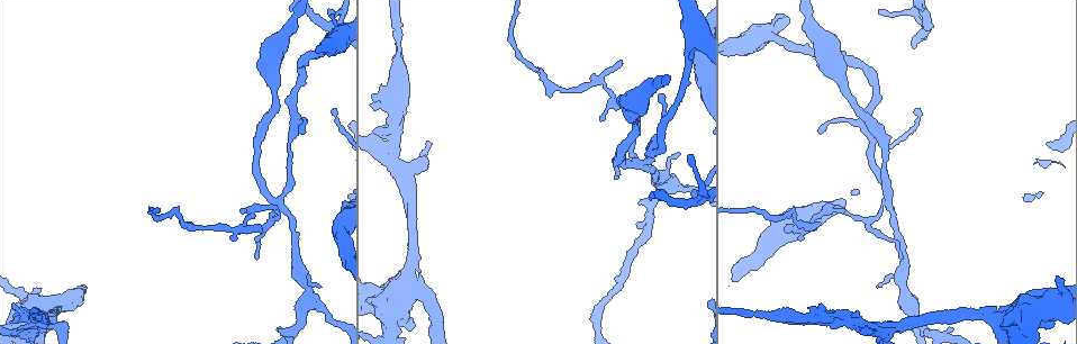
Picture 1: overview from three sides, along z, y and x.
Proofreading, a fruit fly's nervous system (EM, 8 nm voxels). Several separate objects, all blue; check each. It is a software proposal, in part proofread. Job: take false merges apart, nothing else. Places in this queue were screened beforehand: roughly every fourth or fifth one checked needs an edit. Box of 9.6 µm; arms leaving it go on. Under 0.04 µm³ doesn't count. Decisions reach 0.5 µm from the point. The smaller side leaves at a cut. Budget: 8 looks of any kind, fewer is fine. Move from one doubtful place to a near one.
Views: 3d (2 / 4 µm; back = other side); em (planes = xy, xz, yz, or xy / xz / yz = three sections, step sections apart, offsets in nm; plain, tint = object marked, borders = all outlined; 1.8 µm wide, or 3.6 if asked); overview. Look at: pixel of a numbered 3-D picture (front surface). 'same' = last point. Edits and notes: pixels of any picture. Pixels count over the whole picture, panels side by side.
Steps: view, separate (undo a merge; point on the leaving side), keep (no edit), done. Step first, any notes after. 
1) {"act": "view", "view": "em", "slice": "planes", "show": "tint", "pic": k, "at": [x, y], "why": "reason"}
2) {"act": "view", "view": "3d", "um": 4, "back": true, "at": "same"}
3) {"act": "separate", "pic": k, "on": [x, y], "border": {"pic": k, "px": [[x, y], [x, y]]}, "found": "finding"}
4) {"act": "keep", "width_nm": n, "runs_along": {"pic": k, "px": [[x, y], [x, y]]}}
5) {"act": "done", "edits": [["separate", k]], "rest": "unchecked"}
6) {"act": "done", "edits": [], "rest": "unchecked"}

{"act": "view", "view": "3d", "um": 4, "pic": 1, "at": [666, 180], "why": "a fork"}

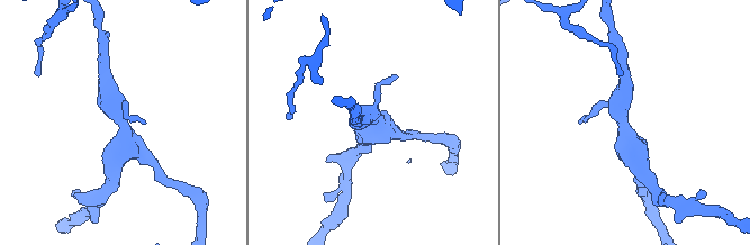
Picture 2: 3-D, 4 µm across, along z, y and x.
{"act": "view", "view": "em", "slice": "yz", "step": 4, "show": "tint", "pic": 2, "at": [376, 122]}

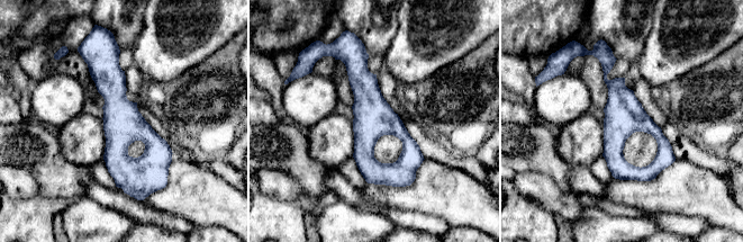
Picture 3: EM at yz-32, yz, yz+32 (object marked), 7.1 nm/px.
{"act": "view", "view": "em", "slice": "xz", "step": 4, "show": "borders", "at": "same", "why": "another direction"}

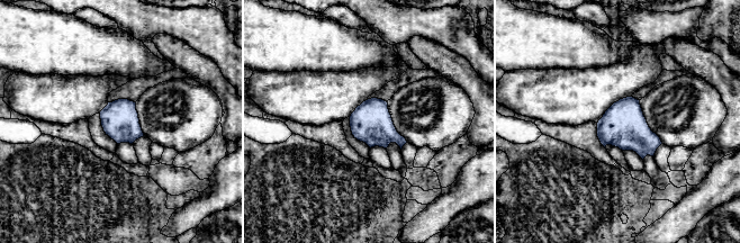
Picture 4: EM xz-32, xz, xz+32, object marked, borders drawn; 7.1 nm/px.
{"act": "keep", "found": "one neuron here"}

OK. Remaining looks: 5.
{"act": "view", "view": "em", "slice": "planes", "show": "tint", "pic": 1, "at": [993, 309], "why": "calibre changes"}

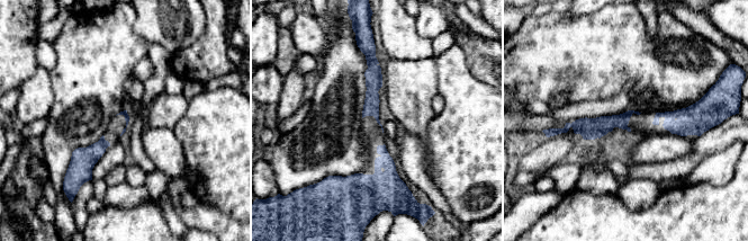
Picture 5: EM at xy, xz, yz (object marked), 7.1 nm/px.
{"act": "keep", "found": "one neuron here"}

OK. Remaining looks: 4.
{"act": "view", "view": "em", "slice": "planes", "show": "tint", "pic": 1, "at": [389, 336]}

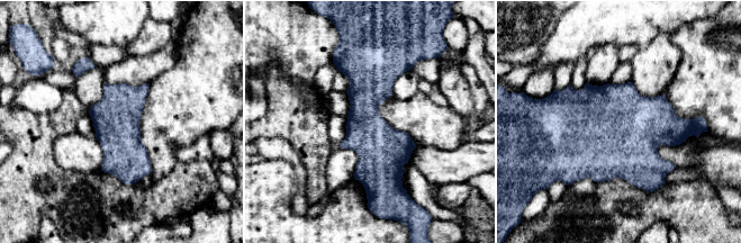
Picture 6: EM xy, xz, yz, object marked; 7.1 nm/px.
{"act": "keep", "runs_along": {"pic": 6, "px": [[364, 59], [376, 194]]}, "found": "one neuron here"}

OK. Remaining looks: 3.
{"act": "view", "view": "3d", "um": 2, "pic": 1, "at": [886, 199], "why": "four-way junction"}

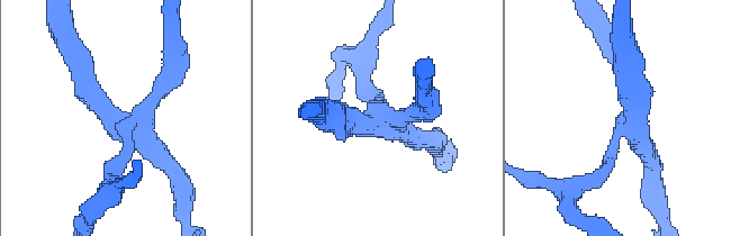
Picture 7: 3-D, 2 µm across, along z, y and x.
{"act": "view", "view": "em", "um": 3.6, "slice": "planes", "show": "borders", "pic": 7, "at": [143, 117], "why": "shape alone is not enough"}

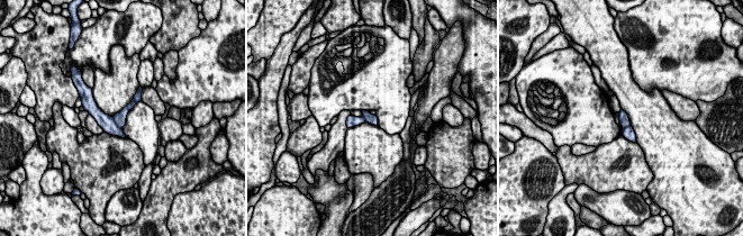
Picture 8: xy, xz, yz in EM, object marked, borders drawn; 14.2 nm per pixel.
{"act": "separate", "pic": 8, "on": [106, 121], "part_leaving": {"pic": 8, "px": [[92, 105], [92, 108], [120, 134]]}, "found": "a second neuron is stuck on"}

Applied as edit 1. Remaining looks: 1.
{"act": "done", "edits": [["separate", 8]], "rest": "unchecked"}

